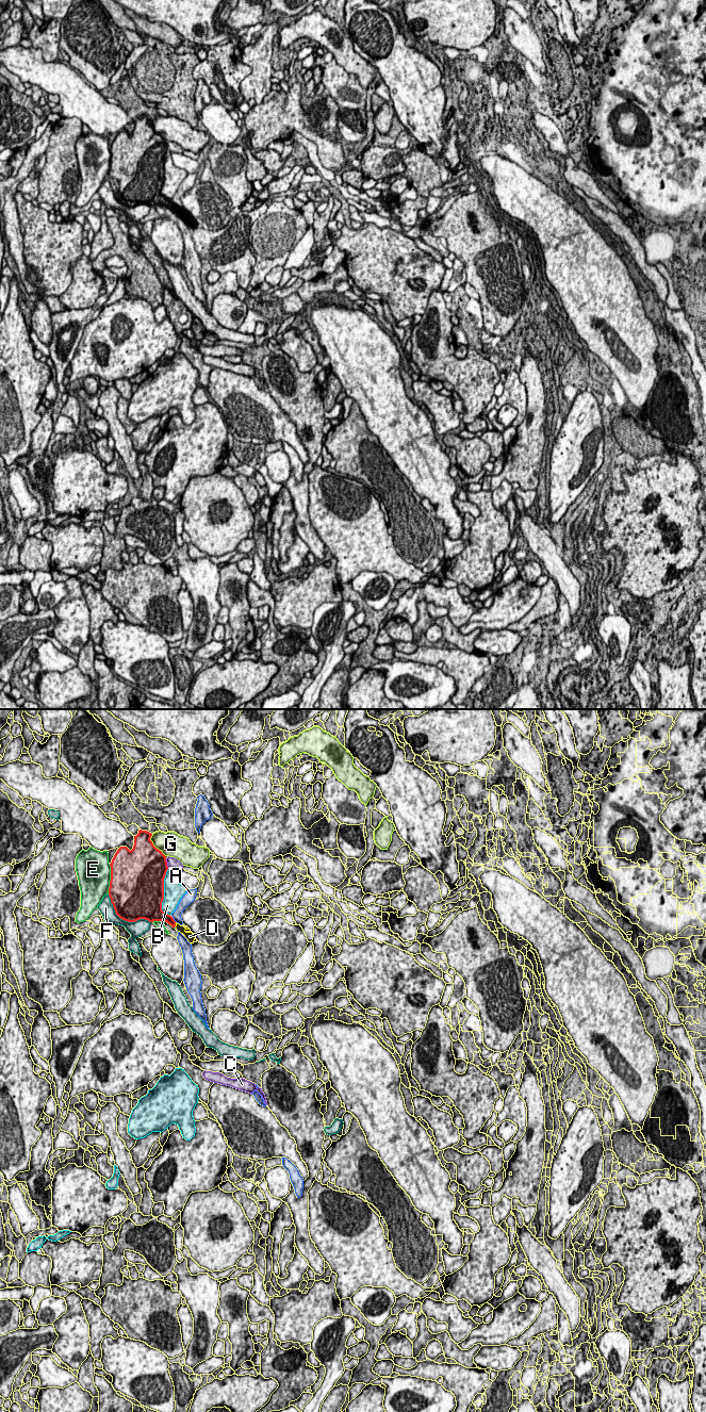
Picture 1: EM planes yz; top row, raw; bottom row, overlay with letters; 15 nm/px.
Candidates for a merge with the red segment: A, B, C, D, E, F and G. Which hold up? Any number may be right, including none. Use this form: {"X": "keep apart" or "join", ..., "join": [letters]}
{"A": "keep apart", "B": "keep apart", "C": "keep apart", "D": "join", "E": "keep apart", "F": "keep apart", "G": "keep apart", "join": ["D"]}

